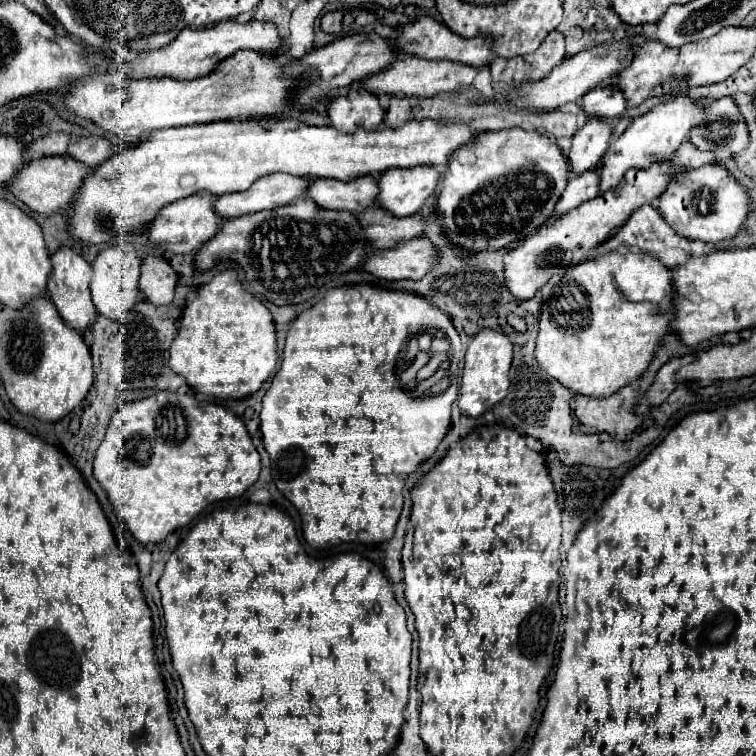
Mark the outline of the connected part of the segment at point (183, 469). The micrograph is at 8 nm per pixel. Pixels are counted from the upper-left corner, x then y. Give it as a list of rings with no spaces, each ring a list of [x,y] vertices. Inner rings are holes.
[[[157,391],[141,401],[125,403],[111,417],[105,439],[95,455],[95,479],[107,491],[133,537],[143,545],[163,541],[171,531],[187,525],[209,503],[243,495],[257,481],[259,471],[259,453],[245,423],[233,411],[217,403],[199,403],[193,397],[181,399],[171,391]],[[179,415],[185,419],[185,429],[179,429]]]

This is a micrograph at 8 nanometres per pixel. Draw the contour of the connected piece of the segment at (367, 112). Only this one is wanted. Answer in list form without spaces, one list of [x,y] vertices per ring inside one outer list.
[[[349,91],[333,99],[329,119],[337,131],[357,131],[357,127],[379,127],[385,119],[385,111],[379,105],[377,95],[367,91]]]

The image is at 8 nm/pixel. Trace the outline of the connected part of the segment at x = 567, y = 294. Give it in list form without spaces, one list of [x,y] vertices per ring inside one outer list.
[[[627,249],[625,253],[611,251],[597,259],[569,267],[563,279],[553,287],[551,297],[545,299],[541,307],[535,357],[541,369],[555,377],[563,387],[593,399],[605,399],[645,373],[657,347],[661,345],[663,335],[669,331],[673,317],[673,271],[649,253],[635,249]]]

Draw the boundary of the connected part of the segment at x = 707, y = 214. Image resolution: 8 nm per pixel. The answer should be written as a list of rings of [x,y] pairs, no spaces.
[[[713,163],[677,175],[669,191],[661,195],[659,211],[681,237],[699,239],[703,243],[721,243],[733,239],[741,231],[741,225],[751,213],[751,195],[725,165]]]

